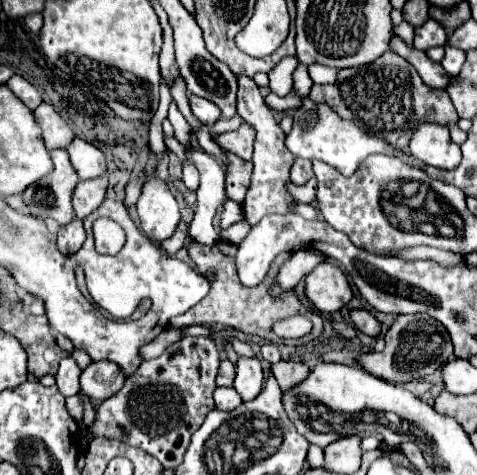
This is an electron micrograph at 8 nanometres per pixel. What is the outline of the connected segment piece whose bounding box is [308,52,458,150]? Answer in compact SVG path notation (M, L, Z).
M386 52L386 56L380 56L378 60L362 68L338 70L334 84L314 84L308 98L330 104L338 112L338 116L354 120L354 124L358 124L372 136L392 140L392 144L402 150L408 148L412 130L420 122L436 122L444 126L458 122L458 114L448 92L426 86L420 80L416 68L396 52Z

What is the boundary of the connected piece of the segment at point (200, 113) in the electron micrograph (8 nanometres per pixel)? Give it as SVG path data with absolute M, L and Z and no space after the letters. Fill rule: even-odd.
M190 96L190 106L192 106L194 116L196 116L202 124L206 124L206 126L212 126L212 124L220 118L220 108L218 108L214 102L206 100L206 98Z

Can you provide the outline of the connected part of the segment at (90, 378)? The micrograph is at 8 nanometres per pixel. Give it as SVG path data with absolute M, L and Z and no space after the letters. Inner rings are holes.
M92 362L80 376L82 394L94 400L106 400L108 396L116 394L122 384L124 376L118 372L116 364L110 362Z

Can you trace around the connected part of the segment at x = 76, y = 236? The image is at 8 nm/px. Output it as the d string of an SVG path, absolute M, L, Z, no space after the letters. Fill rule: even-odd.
M74 218L72 222L58 228L58 248L66 256L76 254L84 240L86 240L86 232L84 232L82 220L78 220L78 218Z

